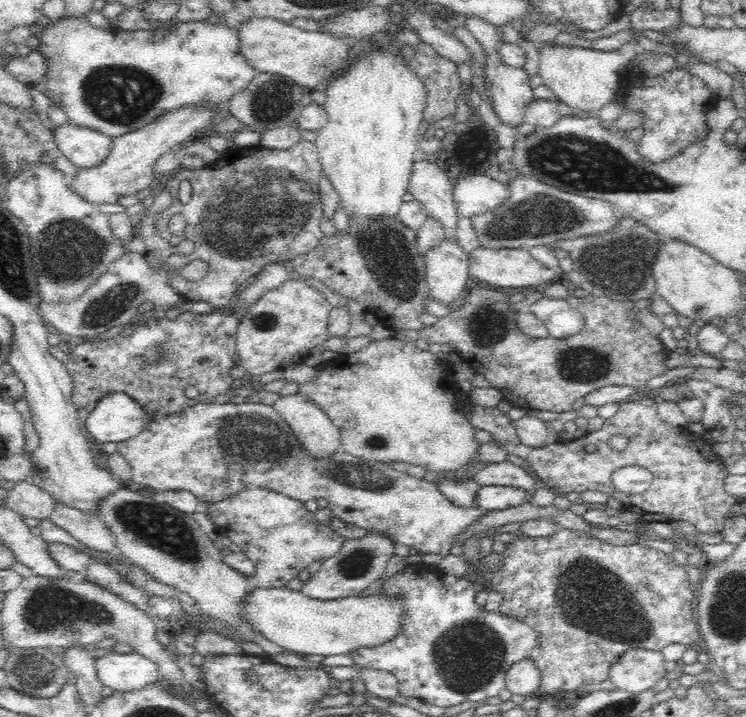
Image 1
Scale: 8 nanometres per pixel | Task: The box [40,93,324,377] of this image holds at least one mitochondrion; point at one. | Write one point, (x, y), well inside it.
(257, 210)

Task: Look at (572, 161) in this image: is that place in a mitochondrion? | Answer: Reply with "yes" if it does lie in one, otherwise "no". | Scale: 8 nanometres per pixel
yes

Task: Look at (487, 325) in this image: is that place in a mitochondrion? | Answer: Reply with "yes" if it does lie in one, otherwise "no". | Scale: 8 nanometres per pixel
yes

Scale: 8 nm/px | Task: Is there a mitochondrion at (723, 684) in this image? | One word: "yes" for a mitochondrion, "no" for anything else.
no

